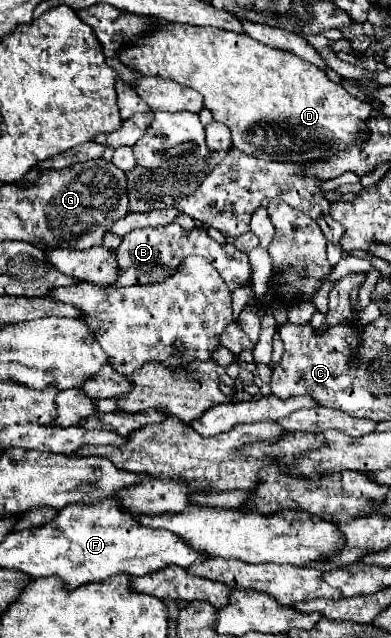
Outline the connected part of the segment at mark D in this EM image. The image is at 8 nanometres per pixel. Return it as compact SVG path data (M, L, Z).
M165 23L159 25L159 31L155 31L151 39L143 39L143 43L135 43L135 47L123 47L123 51L119 51L119 59L143 75L175 79L177 83L199 91L203 95L203 105L213 113L213 119L229 127L233 147L245 155L255 155L267 161L307 163L331 157L357 143L365 131L365 121L373 113L369 103L351 97L339 83L329 81L313 63L307 63L287 51L267 47L235 31Z

